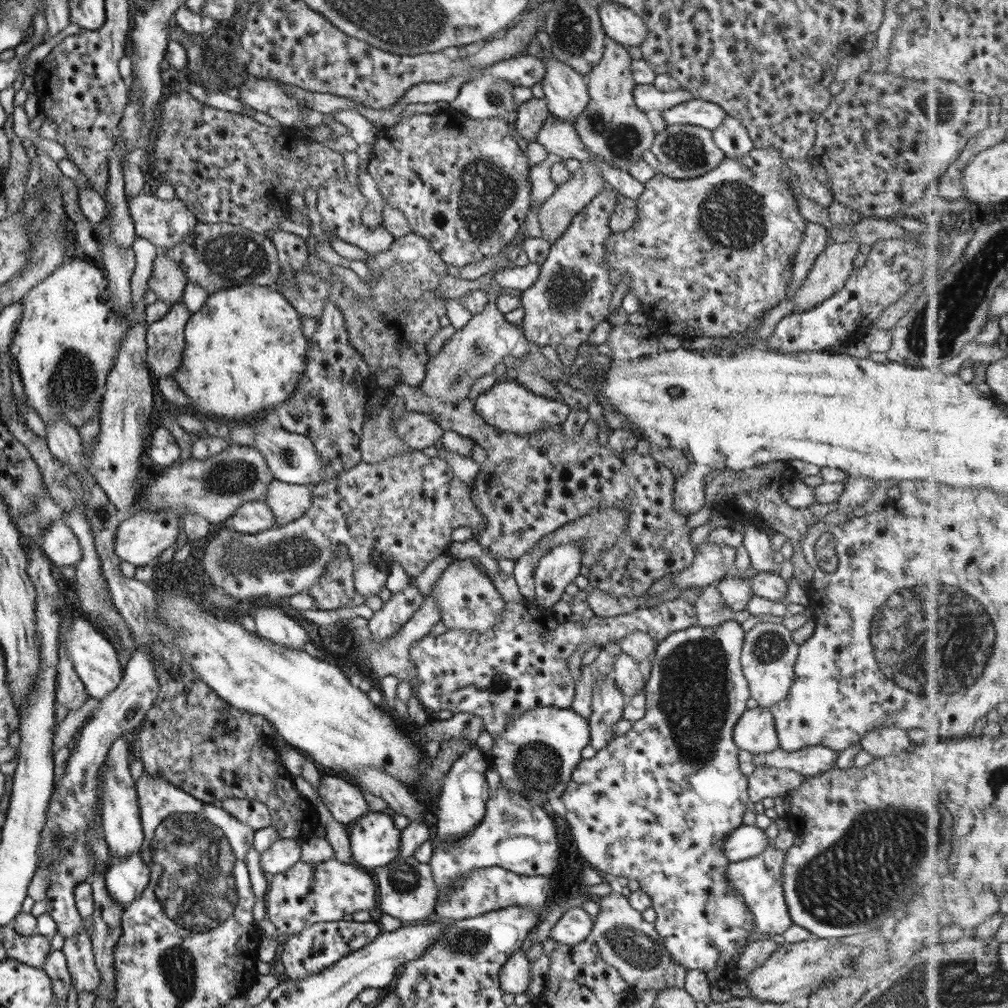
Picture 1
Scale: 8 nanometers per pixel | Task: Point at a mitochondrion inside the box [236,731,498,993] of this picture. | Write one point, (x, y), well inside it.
(469, 943)

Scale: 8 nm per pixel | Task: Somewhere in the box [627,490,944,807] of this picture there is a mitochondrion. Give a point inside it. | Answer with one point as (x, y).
(693, 687)

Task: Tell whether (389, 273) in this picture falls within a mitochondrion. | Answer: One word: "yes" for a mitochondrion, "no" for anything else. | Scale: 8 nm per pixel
yes

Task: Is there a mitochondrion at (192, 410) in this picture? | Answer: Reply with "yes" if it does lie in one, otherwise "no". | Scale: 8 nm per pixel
no

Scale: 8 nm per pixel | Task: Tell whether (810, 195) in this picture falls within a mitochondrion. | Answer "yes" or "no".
no

